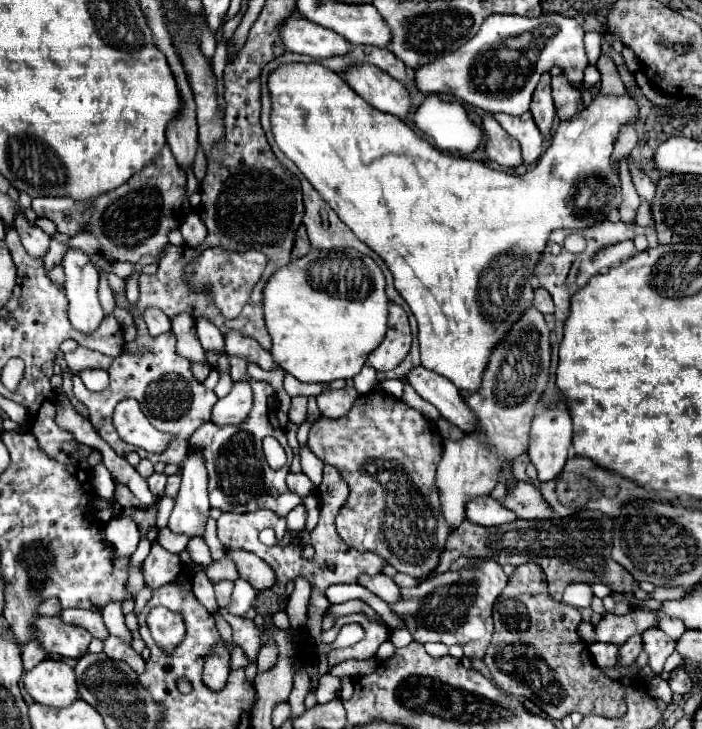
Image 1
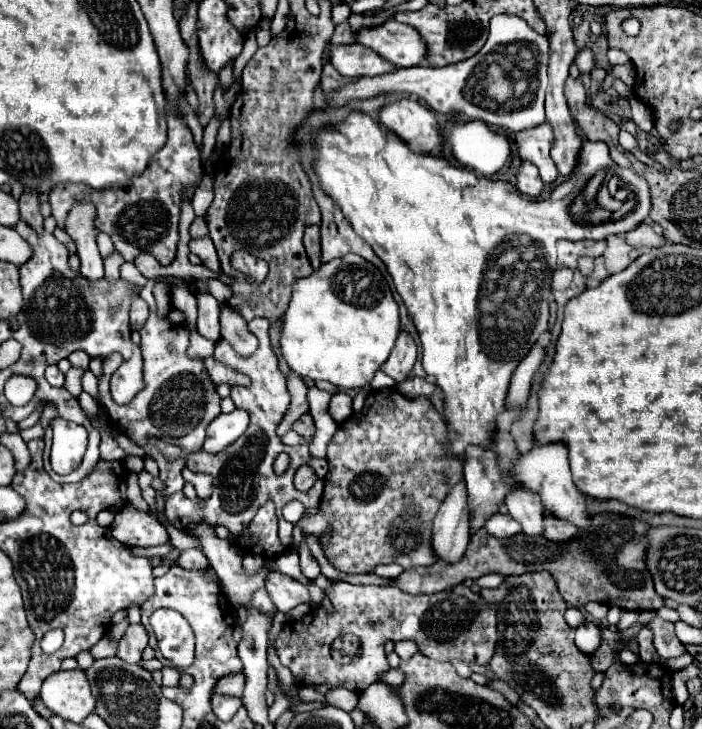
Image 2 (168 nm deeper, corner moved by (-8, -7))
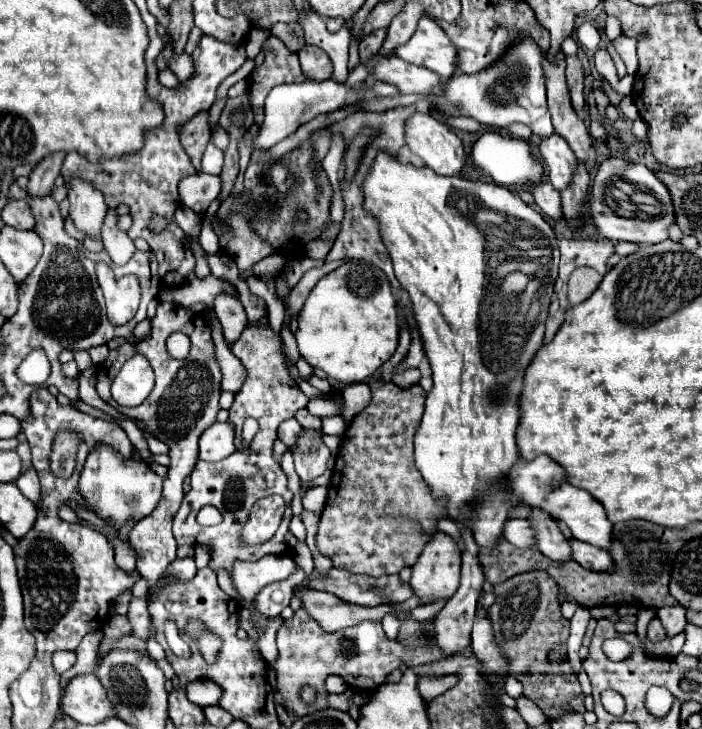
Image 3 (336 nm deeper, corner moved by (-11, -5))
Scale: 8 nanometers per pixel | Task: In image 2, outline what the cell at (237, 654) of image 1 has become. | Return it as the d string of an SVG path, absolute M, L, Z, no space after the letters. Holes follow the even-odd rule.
M239 671L239 673L235 673L235 675L221 677L221 681L219 681L217 687L215 687L215 693L241 697L241 695L243 695L243 687L245 687L245 677L243 677L243 673Z

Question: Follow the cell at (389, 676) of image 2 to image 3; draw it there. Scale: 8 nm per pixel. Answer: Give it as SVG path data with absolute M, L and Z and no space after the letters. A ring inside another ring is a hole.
M428 675L418 677L418 689L420 689L420 695L422 695L422 699L426 703L430 703L438 695L446 693L456 683L458 683L458 679L456 677L450 677L450 675L446 675L446 677L428 677Z

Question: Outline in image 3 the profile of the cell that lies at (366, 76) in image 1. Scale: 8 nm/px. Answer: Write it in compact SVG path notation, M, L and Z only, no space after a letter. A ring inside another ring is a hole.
M414 113L406 121L406 143L438 175L460 175L466 163L460 137L432 115Z

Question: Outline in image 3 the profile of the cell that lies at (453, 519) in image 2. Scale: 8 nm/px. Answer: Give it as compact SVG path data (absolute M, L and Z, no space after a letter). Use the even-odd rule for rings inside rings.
M436 533L432 541L426 543L422 555L418 557L416 565L412 567L412 579L410 587L414 595L420 599L420 605L436 603L436 601L448 601L460 585L460 551L452 537L444 533Z

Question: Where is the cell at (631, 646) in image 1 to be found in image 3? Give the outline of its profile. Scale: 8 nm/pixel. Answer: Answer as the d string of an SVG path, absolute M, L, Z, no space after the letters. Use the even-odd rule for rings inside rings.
M654 617L650 621L650 625L648 625L648 637L650 637L650 641L662 641L666 637L666 631L664 631L664 627L662 627L662 623L660 623L658 617Z

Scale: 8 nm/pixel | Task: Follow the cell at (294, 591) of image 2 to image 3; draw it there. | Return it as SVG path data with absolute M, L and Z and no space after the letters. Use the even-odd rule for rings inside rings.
M310 589L296 591L296 595L302 599L304 609L326 633L354 627L360 621L382 621L382 617L390 613L390 605L386 603L376 607L362 607L362 605L342 601L332 593L320 593Z

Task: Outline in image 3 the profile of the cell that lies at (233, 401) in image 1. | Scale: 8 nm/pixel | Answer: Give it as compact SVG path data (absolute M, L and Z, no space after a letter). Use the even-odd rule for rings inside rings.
M214 423L200 435L200 459L202 461L220 461L236 451L234 447L234 429L226 423Z

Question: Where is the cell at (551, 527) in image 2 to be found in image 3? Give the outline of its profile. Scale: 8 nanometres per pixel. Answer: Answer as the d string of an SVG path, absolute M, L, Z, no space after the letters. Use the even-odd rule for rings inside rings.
M570 539L570 545L574 549L574 561L578 561L582 567L590 571L606 571L606 573L612 573L616 569L608 551L576 539Z

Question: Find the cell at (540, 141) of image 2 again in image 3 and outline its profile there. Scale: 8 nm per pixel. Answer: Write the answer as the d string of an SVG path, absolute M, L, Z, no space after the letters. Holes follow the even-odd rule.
M556 133L546 137L540 145L540 155L548 169L550 183L558 191L564 191L568 185L572 185L572 175L578 167L578 159L564 139L560 139Z

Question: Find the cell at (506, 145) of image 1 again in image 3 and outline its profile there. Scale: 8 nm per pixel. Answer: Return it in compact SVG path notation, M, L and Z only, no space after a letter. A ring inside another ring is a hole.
M540 183L534 187L532 191L536 205L542 209L544 215L548 215L550 219L558 221L562 219L562 201L560 201L560 193L556 189L552 189L550 183Z

